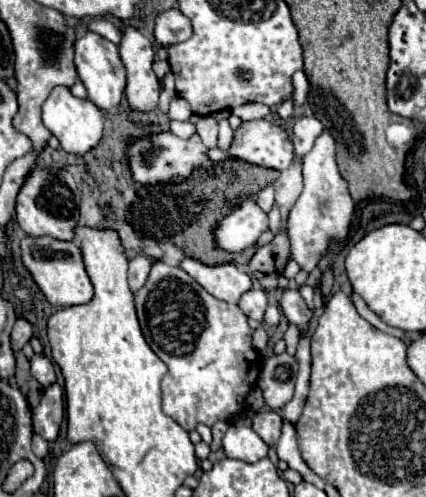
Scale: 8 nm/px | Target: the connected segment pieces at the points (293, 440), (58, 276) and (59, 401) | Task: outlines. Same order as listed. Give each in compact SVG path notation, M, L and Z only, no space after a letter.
M285 422L283 424L283 434L277 442L277 456L279 460L285 460L289 464L291 470L297 470L301 476L317 476L315 472L311 472L311 468L303 462L301 454L299 454L299 446L297 446L297 436L295 436L295 426Z
M27 236L21 242L21 254L23 254L23 264L29 268L33 274L35 282L39 284L41 292L53 306L77 306L77 304L87 304L93 298L93 284L87 276L81 246L77 240L63 242L55 238L31 238Z
M53 384L45 390L39 406L33 408L33 430L45 440L55 440L63 422L63 390Z

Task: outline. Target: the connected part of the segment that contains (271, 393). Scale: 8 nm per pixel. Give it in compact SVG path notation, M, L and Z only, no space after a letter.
M283 352L265 360L257 386L263 390L265 404L273 410L283 408L295 390L297 376L297 360L295 356Z

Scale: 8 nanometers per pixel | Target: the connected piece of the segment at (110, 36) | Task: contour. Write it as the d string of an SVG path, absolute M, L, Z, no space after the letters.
M95 18L95 20L91 20L91 22L89 22L89 30L95 30L97 34L101 34L105 40L113 42L115 46L117 46L119 40L121 40L119 28L115 28L115 26L113 26L109 20L105 20L105 18Z

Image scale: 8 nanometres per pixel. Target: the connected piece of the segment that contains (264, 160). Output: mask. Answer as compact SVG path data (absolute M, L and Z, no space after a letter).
M265 118L243 122L235 130L229 152L235 158L279 172L293 160L293 148L287 132Z

